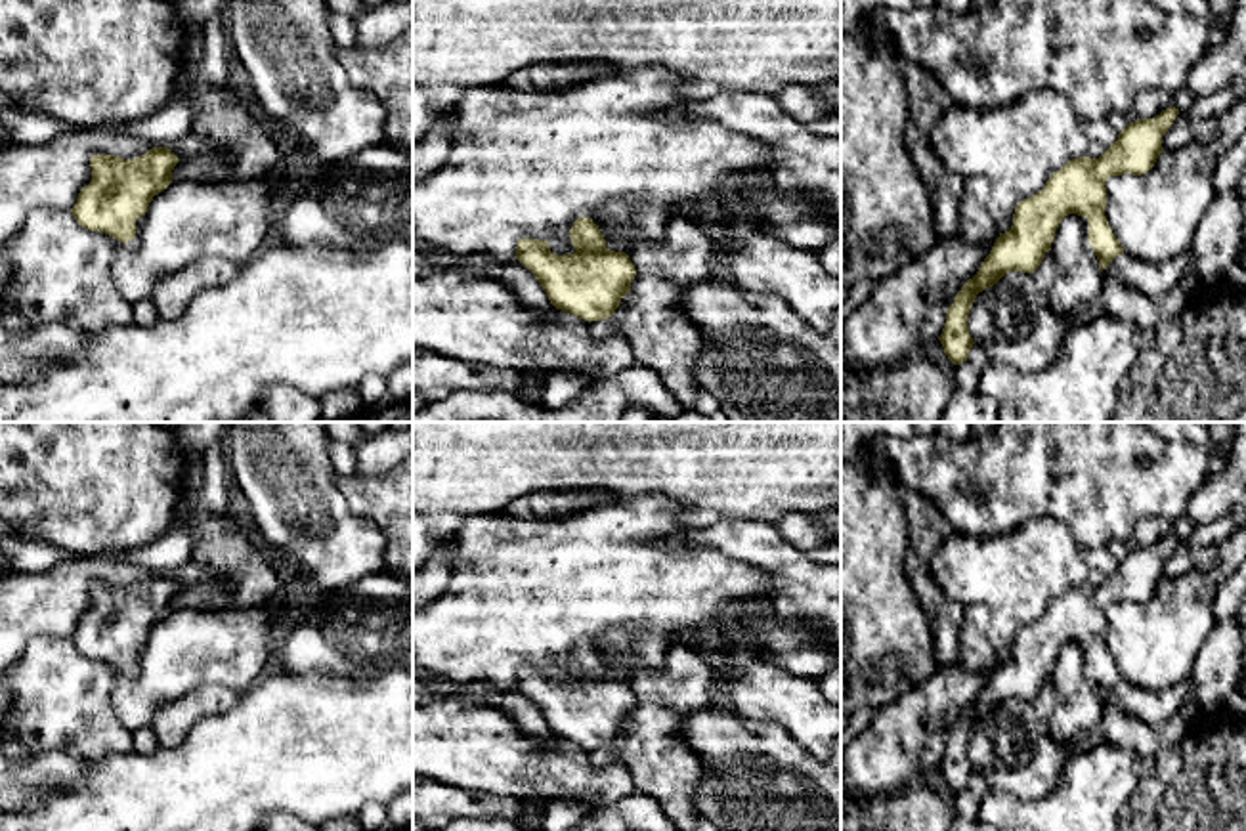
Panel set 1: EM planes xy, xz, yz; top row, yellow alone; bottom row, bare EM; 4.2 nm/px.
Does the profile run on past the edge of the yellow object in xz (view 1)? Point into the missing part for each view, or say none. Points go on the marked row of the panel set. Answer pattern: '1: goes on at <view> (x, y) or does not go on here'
1: does not go on here

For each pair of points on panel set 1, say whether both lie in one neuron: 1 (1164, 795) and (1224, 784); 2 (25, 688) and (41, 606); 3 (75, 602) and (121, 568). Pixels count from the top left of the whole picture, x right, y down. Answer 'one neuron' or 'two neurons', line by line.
1: one neuron
2: two neurons
3: one neuron

